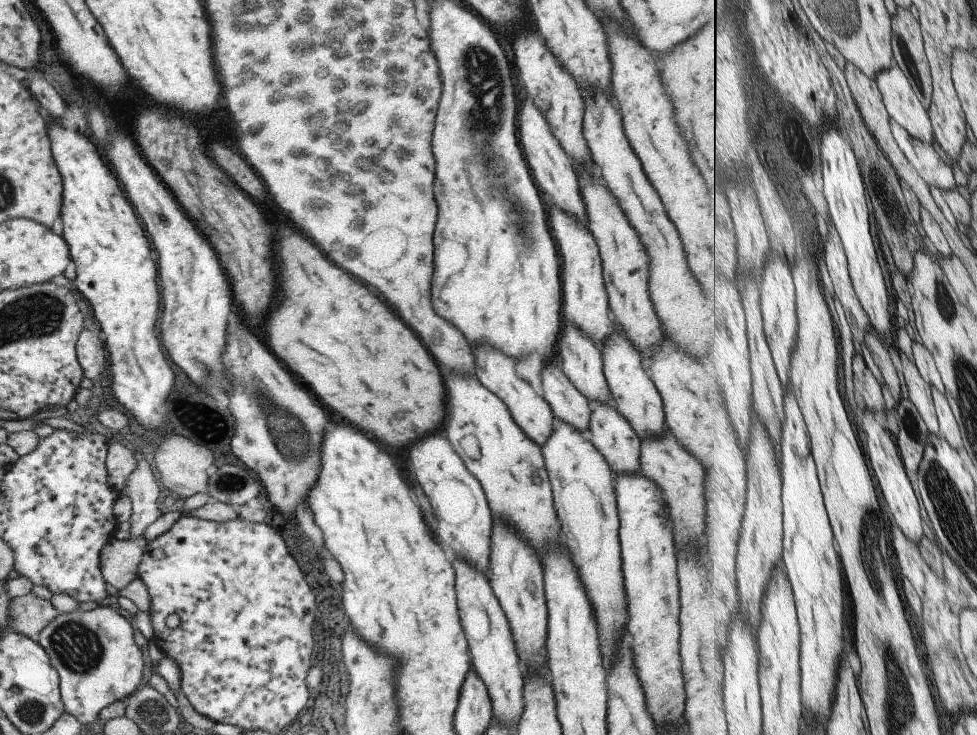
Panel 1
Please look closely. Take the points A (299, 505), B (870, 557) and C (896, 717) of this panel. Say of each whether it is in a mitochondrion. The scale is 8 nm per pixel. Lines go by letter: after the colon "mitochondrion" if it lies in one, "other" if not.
A: other
B: mitochondrion
C: mitochondrion

